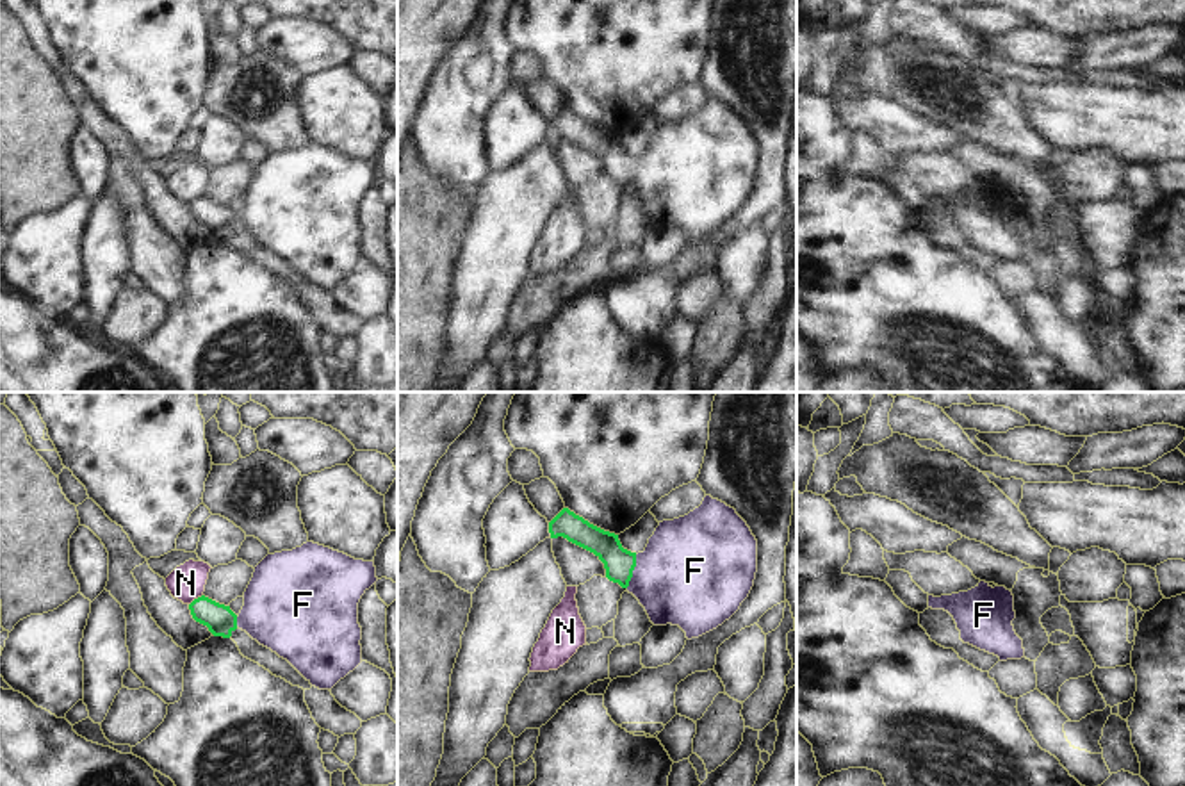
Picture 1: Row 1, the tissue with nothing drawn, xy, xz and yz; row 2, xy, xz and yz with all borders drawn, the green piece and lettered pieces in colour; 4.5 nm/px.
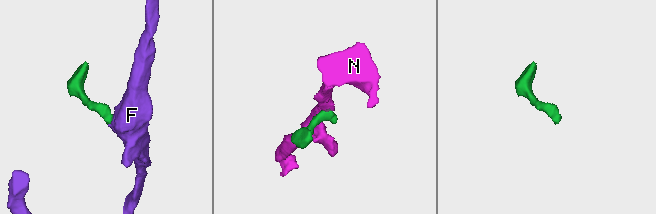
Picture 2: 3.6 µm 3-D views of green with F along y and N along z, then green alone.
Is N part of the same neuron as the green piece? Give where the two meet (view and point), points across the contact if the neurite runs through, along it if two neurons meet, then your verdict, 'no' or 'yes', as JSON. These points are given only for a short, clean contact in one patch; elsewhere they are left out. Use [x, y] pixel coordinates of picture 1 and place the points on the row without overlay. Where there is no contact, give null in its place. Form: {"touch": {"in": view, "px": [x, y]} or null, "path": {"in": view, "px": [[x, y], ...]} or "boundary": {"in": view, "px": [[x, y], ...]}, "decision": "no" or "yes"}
{"touch": {"in": "xy", "px": [195, 200]}, "boundary": {"in": "xy", "px": [[202, 195], [189, 205]]}, "decision": "no"}

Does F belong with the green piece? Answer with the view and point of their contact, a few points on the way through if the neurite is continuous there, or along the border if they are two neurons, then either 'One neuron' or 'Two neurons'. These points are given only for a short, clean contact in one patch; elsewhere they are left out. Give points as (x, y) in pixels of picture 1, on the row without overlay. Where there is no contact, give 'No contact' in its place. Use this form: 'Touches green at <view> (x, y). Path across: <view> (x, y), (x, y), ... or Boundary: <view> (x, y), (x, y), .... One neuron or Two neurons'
Touches green at xz (633, 170). Path across: xz (619, 163), (633, 170), (642, 175), (688, 175). One neuron.

